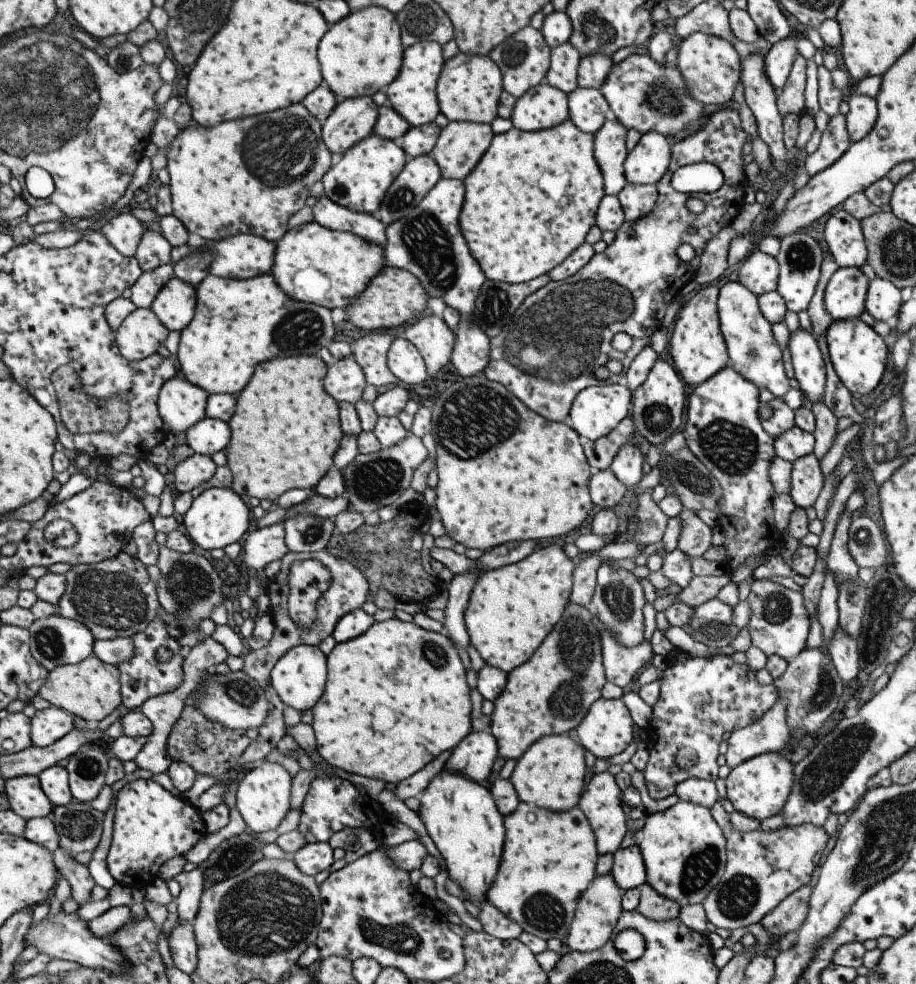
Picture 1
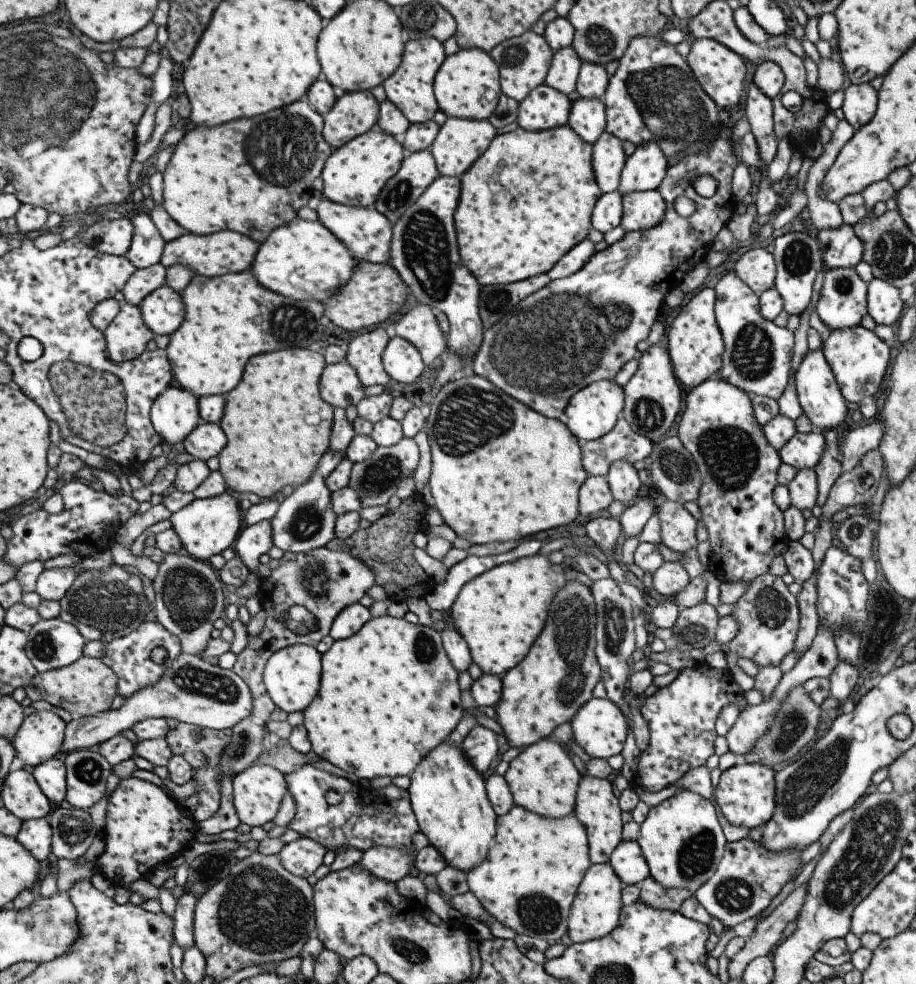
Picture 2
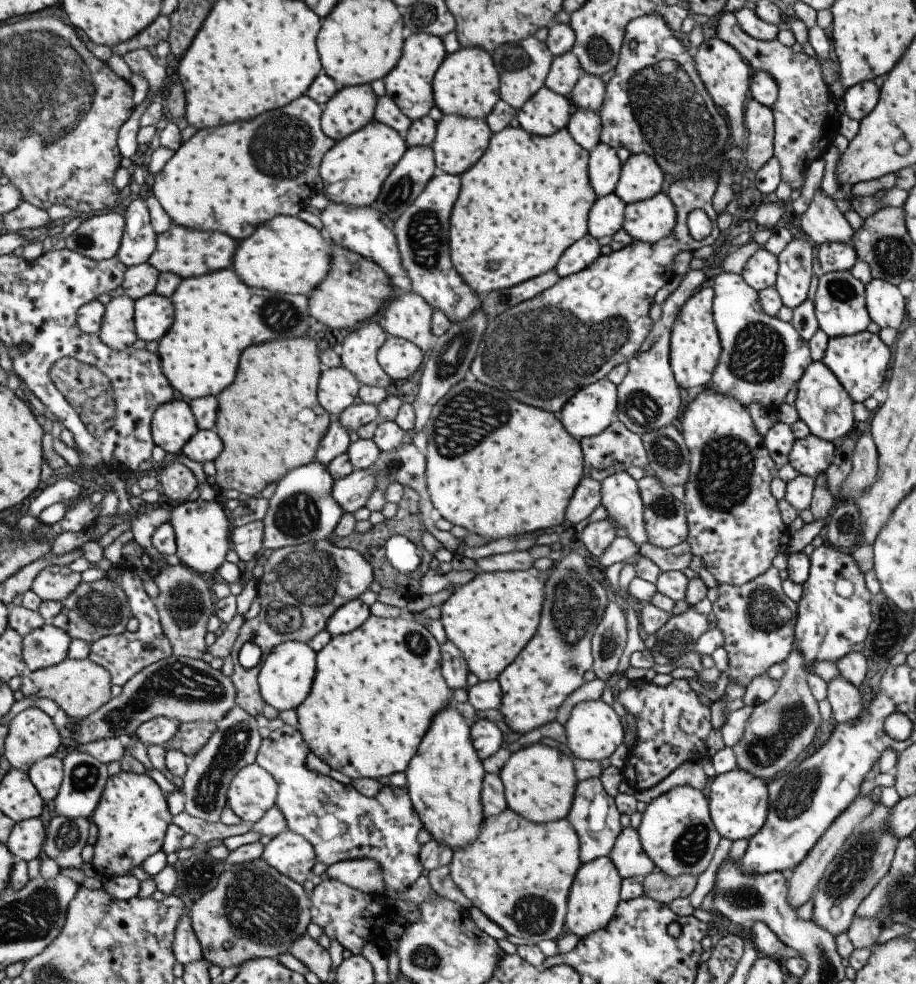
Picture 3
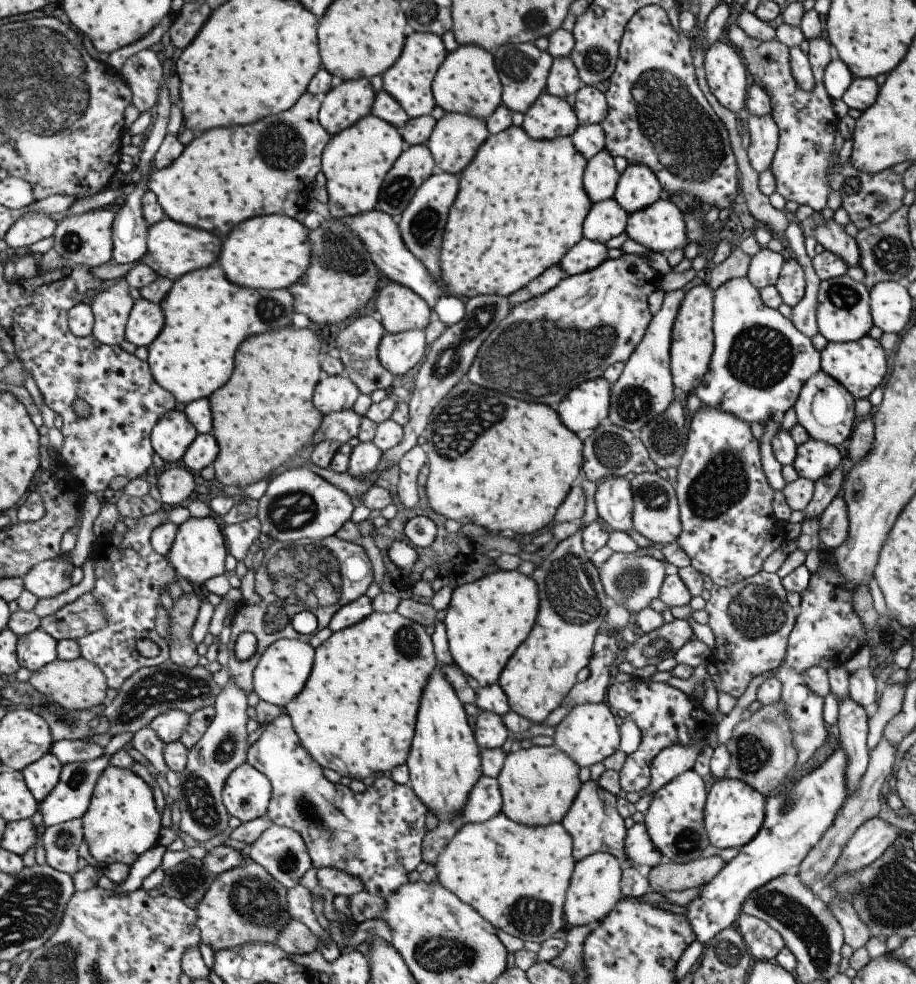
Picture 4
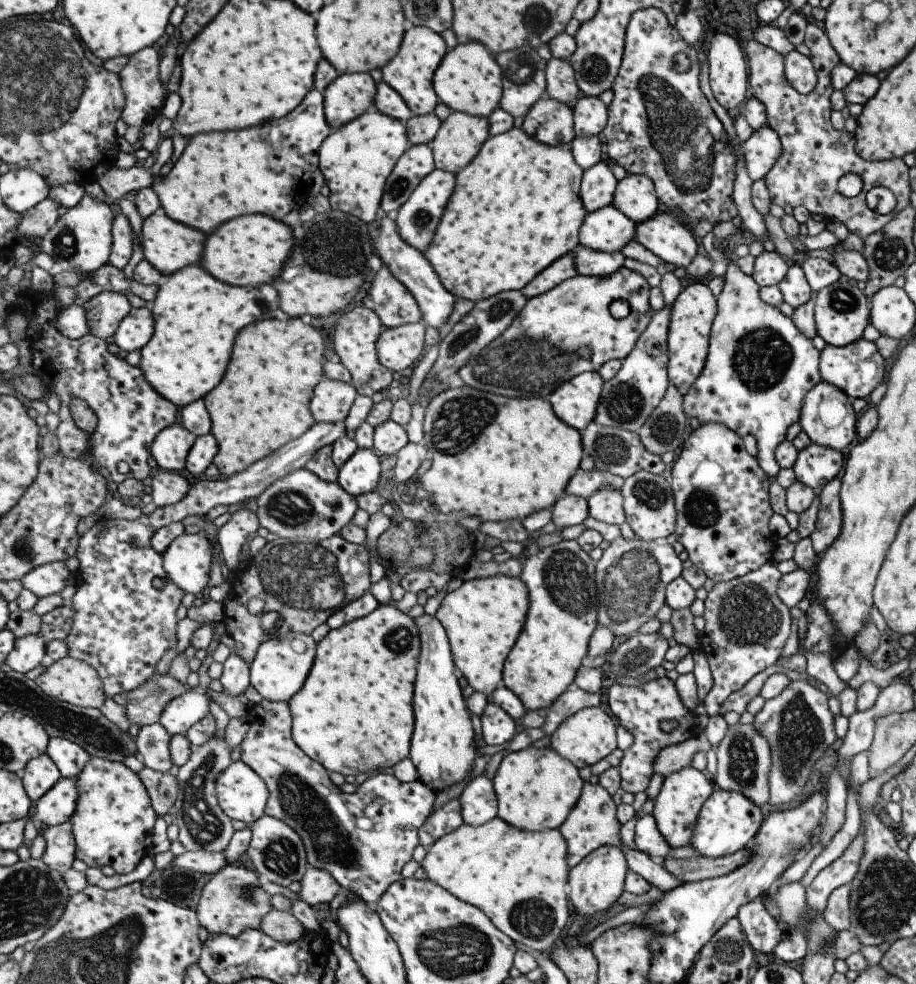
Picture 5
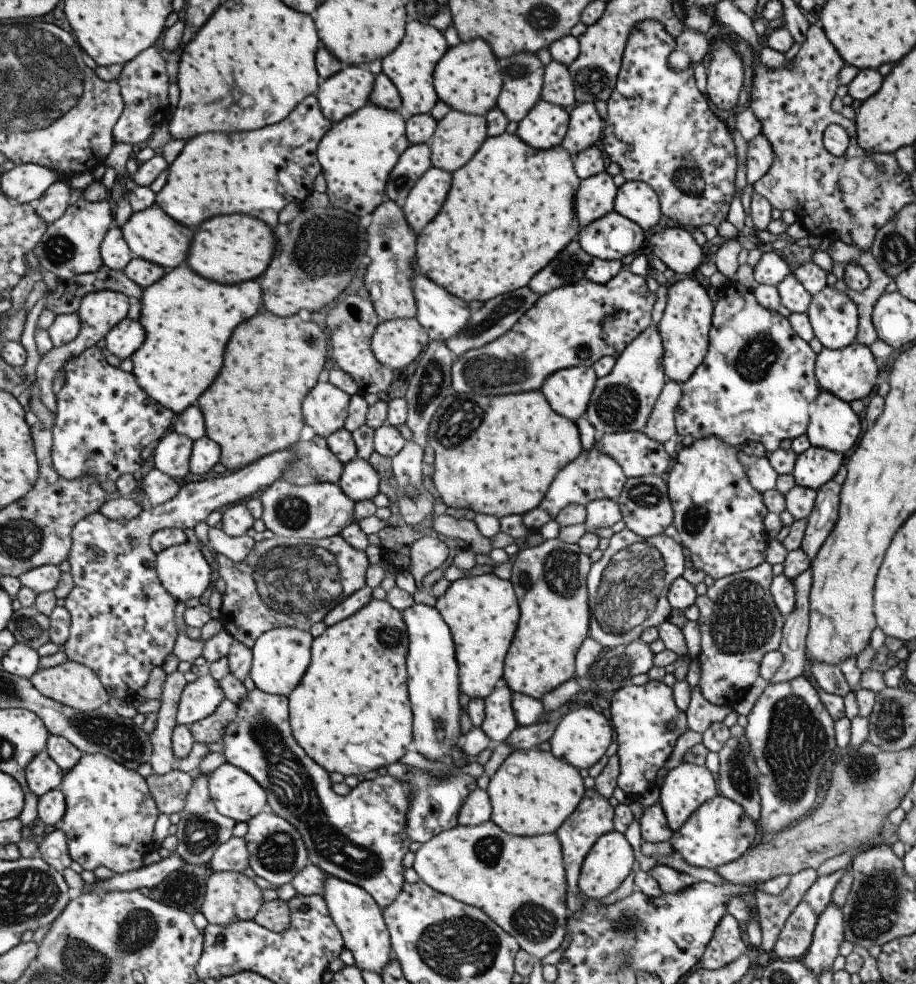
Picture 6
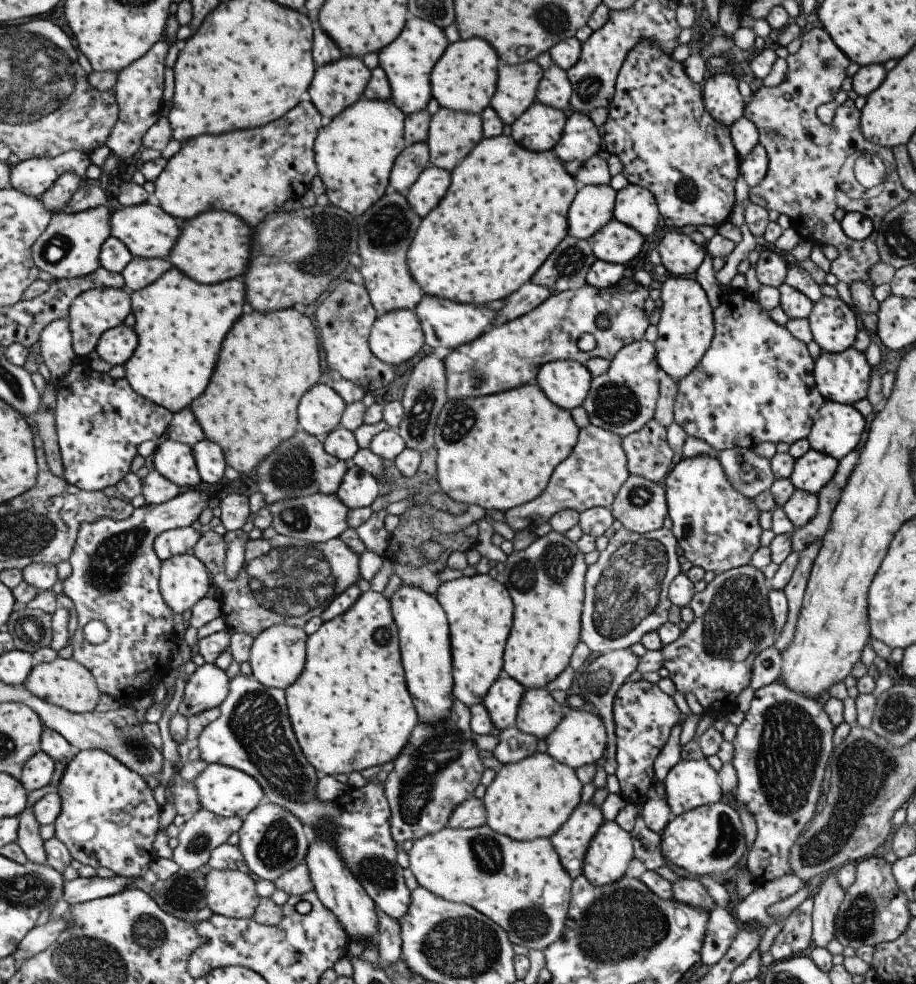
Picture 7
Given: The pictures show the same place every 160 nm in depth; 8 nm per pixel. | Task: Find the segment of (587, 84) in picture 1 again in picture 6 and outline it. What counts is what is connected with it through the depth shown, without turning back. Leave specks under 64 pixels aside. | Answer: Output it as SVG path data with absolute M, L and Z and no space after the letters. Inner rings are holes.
M592 102L576 103L569 109L567 130L560 145L572 157L593 146L602 135L602 118Z

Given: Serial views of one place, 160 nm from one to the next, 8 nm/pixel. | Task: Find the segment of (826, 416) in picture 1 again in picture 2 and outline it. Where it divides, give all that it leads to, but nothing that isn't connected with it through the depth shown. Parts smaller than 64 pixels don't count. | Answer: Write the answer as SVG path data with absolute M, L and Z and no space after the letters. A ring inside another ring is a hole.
M835 429L822 430L820 433L824 438L824 447L822 455L813 468L816 472L816 487L818 490L816 504L819 506L824 503L835 479L843 474L840 465L841 451L837 445Z

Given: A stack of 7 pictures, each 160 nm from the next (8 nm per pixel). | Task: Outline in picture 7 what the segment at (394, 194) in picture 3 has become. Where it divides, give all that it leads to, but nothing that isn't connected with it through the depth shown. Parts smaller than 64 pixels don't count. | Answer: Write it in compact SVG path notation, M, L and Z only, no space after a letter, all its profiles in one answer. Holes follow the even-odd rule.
M425 143L406 145L393 161L388 176L389 190L405 194L405 190L409 190L419 173L428 165L428 146Z

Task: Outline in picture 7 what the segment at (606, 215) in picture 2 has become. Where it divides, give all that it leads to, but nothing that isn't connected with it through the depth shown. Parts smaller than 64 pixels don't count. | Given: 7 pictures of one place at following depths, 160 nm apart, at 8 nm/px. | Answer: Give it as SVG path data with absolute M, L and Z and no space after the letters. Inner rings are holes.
M613 218L590 237L591 252L596 259L621 266L633 260L645 242L642 234Z

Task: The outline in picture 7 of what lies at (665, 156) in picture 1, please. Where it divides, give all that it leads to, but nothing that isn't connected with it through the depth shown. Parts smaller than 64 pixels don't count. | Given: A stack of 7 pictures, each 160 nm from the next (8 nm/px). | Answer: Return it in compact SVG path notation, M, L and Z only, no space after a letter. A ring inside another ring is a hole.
M627 183L616 192L612 218L649 236L659 220L655 197L645 187Z

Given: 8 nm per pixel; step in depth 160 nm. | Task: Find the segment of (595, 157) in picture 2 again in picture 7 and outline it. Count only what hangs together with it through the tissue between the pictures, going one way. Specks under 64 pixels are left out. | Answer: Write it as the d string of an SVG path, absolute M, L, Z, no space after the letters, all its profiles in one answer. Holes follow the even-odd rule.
M607 185L579 186L566 219L566 234L573 238L589 238L612 218L616 192Z

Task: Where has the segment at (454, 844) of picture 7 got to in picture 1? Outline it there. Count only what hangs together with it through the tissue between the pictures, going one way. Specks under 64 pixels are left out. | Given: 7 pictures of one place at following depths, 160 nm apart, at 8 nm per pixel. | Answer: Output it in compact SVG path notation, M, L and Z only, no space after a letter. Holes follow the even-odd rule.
M519 801L515 810L503 817L503 826L505 834L500 863L494 881L487 889L487 902L514 920L526 933L544 941L549 938L564 940L574 917L577 899L596 877L598 852L587 817L578 806L565 811L551 811Z

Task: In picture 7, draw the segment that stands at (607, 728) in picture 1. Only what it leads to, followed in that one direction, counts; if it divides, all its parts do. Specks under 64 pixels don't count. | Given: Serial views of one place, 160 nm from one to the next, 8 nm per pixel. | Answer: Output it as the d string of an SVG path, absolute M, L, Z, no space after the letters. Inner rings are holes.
M569 709L569 712L561 717L559 724L544 740L546 742L546 753L554 761L567 765L572 769L579 769L582 766L597 762L603 756L607 747L603 721L595 714L577 709Z

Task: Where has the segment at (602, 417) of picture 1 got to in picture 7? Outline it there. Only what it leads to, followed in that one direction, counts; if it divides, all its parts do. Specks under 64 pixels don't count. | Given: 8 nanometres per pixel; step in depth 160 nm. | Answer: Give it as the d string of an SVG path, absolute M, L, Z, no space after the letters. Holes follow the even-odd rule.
M560 360L542 364L534 382L553 404L570 412L582 404L591 379L584 364Z

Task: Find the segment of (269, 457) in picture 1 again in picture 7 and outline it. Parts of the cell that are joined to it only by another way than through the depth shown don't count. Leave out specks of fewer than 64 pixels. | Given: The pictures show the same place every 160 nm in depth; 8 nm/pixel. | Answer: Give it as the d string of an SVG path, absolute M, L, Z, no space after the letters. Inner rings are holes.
M293 308L268 313L247 309L233 323L227 340L224 340L225 350L221 352L213 380L189 408L203 427L206 438L221 445L227 464L237 472L255 468L281 441L287 441L299 430L296 406L303 393L321 376L315 331L311 320Z

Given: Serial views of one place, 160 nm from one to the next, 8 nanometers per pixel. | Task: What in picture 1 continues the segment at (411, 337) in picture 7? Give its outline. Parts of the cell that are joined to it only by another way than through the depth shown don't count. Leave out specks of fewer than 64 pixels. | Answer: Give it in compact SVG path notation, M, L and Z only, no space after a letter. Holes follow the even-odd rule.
M394 338L386 354L386 365L391 374L409 386L421 384L427 378L426 366L417 349L404 338Z

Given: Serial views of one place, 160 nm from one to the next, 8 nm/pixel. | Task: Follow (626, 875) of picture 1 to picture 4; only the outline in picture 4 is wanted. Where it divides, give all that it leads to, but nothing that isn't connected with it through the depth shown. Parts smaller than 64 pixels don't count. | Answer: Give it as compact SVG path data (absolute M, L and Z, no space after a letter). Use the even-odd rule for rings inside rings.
M634 823L626 829L624 855L633 866L649 866L649 868L657 866L664 859L649 840L643 823Z

